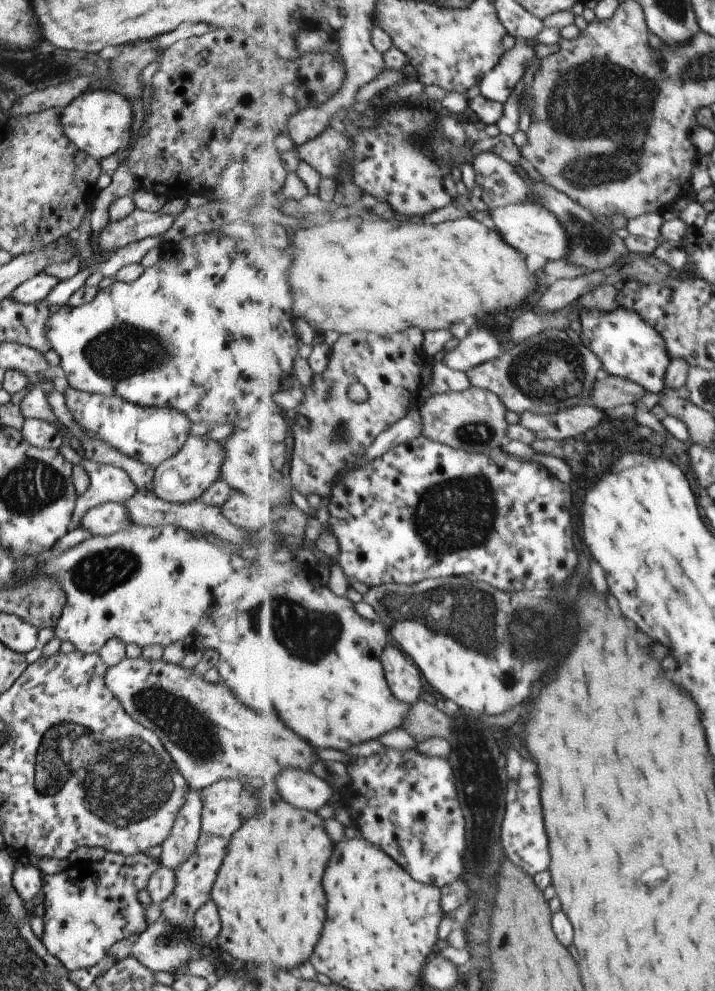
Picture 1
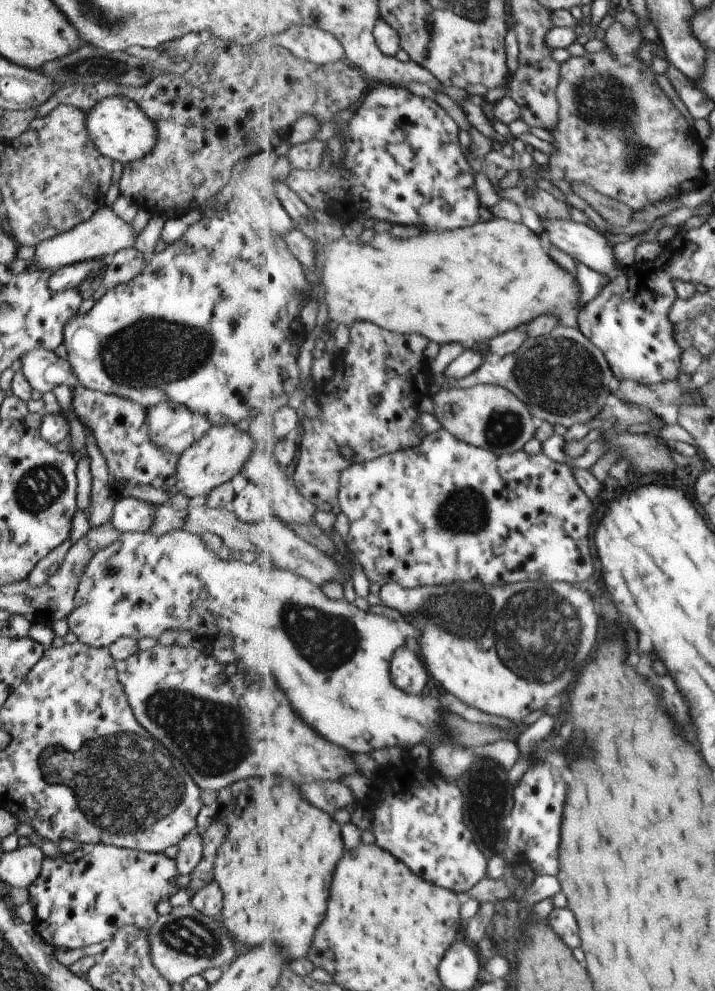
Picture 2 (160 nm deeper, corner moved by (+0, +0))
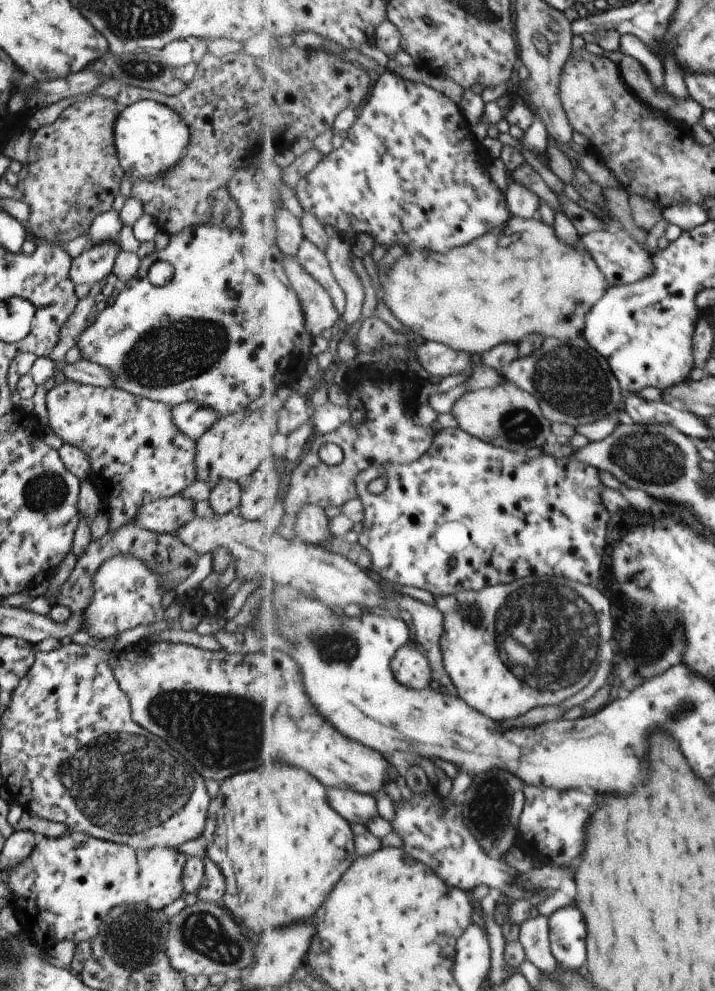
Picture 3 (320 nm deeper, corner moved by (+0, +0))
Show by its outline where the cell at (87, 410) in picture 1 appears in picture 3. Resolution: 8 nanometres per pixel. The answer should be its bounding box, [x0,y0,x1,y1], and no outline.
[171,402,219,441]

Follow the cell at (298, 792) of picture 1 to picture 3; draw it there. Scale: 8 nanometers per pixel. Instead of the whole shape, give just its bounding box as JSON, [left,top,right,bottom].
[331,788,380,824]

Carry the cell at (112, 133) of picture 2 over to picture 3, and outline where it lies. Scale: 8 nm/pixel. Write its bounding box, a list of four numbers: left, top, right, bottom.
[113,100,189,182]

